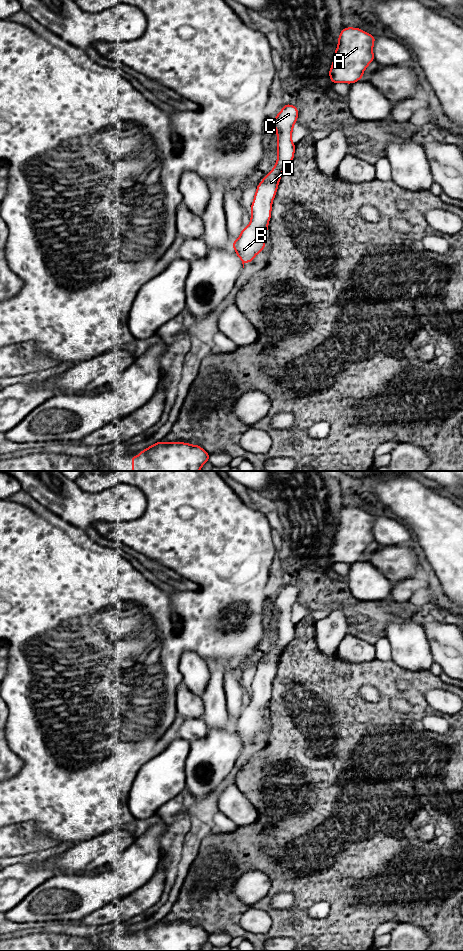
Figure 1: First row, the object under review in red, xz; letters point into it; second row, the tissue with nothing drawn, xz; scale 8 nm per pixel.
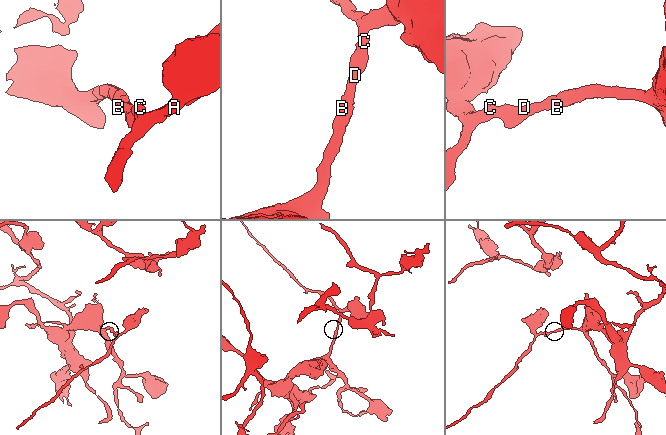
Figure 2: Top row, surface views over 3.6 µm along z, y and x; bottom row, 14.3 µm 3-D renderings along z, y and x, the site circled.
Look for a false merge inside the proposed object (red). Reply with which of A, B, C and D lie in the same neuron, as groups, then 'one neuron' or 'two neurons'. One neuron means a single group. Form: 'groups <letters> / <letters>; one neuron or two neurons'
groups A B C D; one neuron

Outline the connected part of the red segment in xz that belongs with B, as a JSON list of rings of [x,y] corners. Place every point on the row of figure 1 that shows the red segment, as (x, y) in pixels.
[[[285,104],[279,114],[270,122],[275,128],[277,133],[277,153],[278,158],[274,168],[266,175],[263,180],[258,184],[255,192],[255,197],[251,205],[251,221],[246,228],[243,228],[241,235],[232,243],[233,248],[241,259],[243,268],[244,263],[251,263],[253,258],[265,248],[265,237],[267,236],[268,223],[271,218],[272,201],[276,195],[278,184],[285,170],[286,166],[294,159],[295,144],[292,142],[292,129],[297,121],[299,111],[294,105]]]

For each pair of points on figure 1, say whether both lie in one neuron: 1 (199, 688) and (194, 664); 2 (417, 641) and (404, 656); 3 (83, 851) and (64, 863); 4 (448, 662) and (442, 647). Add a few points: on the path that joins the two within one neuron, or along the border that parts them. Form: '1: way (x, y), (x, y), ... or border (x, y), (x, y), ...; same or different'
1: way (195, 682), (195, 670); same
2: way (413, 645), (408, 652); same
3: way (78, 856), (75, 859), (69, 860); same
4: way (448, 658), (446, 651); same

